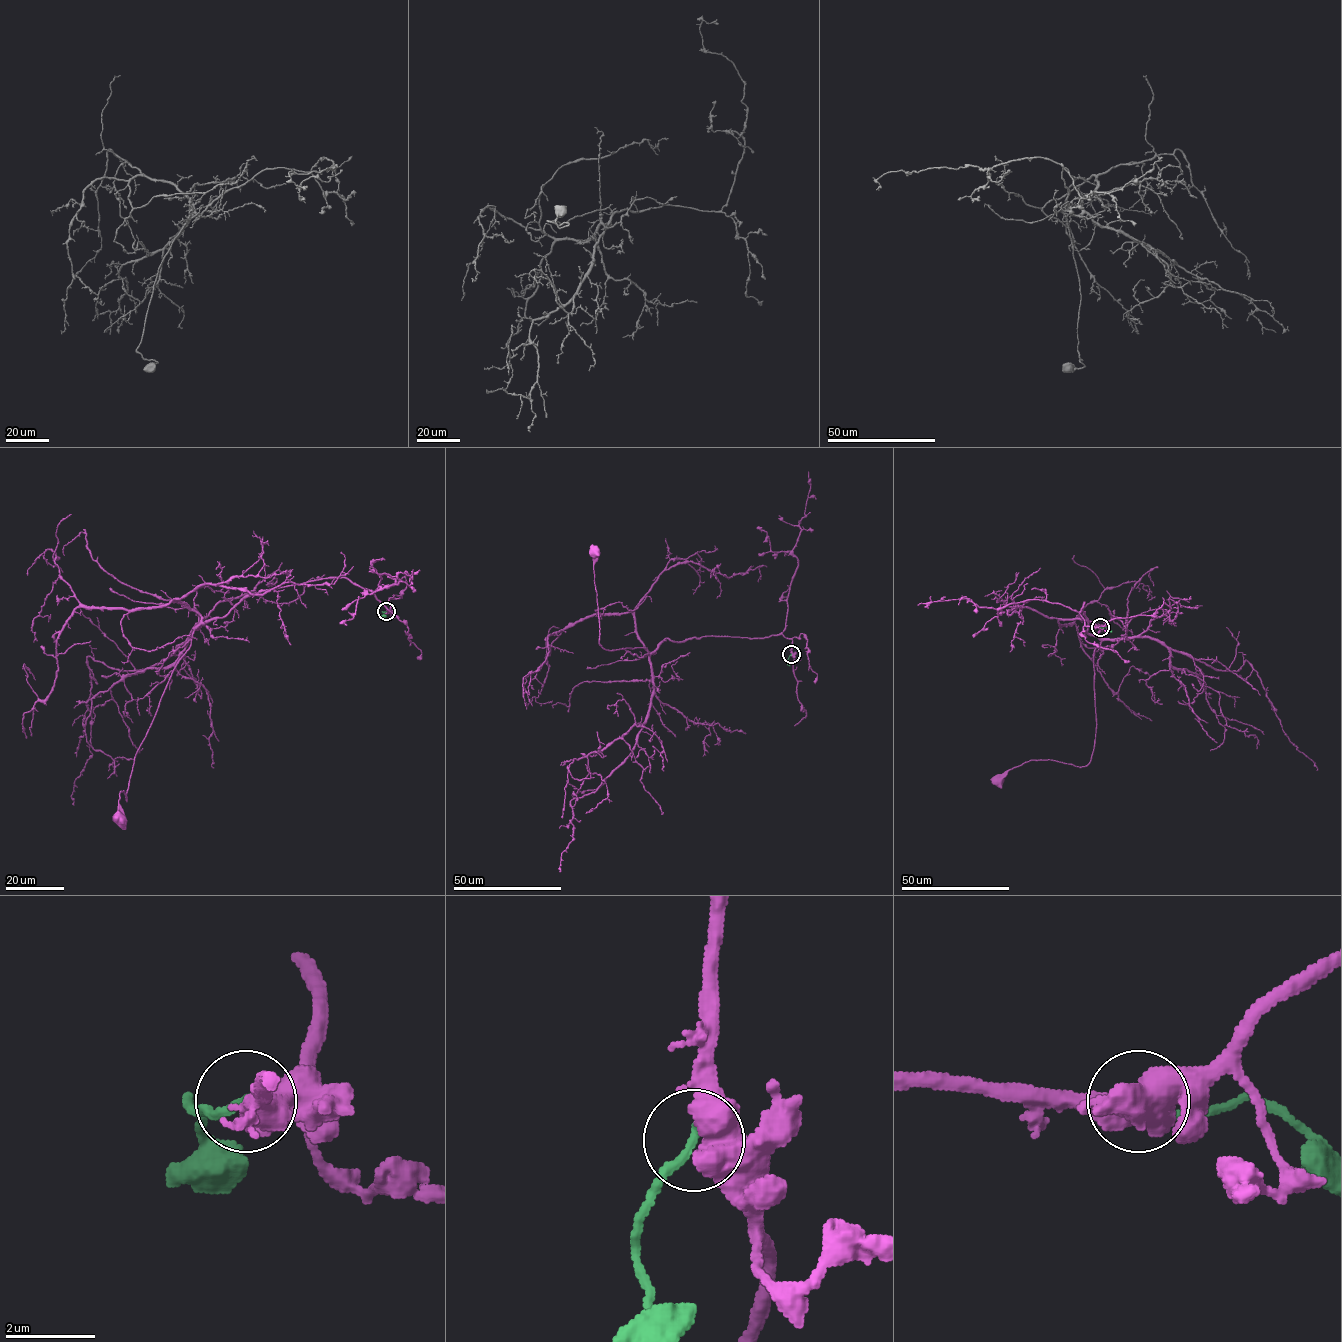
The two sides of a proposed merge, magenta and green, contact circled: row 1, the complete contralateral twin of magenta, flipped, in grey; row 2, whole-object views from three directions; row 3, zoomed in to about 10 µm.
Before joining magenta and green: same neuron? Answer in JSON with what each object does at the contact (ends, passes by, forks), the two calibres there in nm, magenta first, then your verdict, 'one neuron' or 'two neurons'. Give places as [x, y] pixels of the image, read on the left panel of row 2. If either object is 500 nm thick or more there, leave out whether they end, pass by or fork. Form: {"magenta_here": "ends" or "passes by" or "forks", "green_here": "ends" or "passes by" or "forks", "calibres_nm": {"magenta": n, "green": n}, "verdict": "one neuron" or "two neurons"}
{"calibres_nm": {"magenta": 650, "green": 200}, "verdict": "one neuron"}

